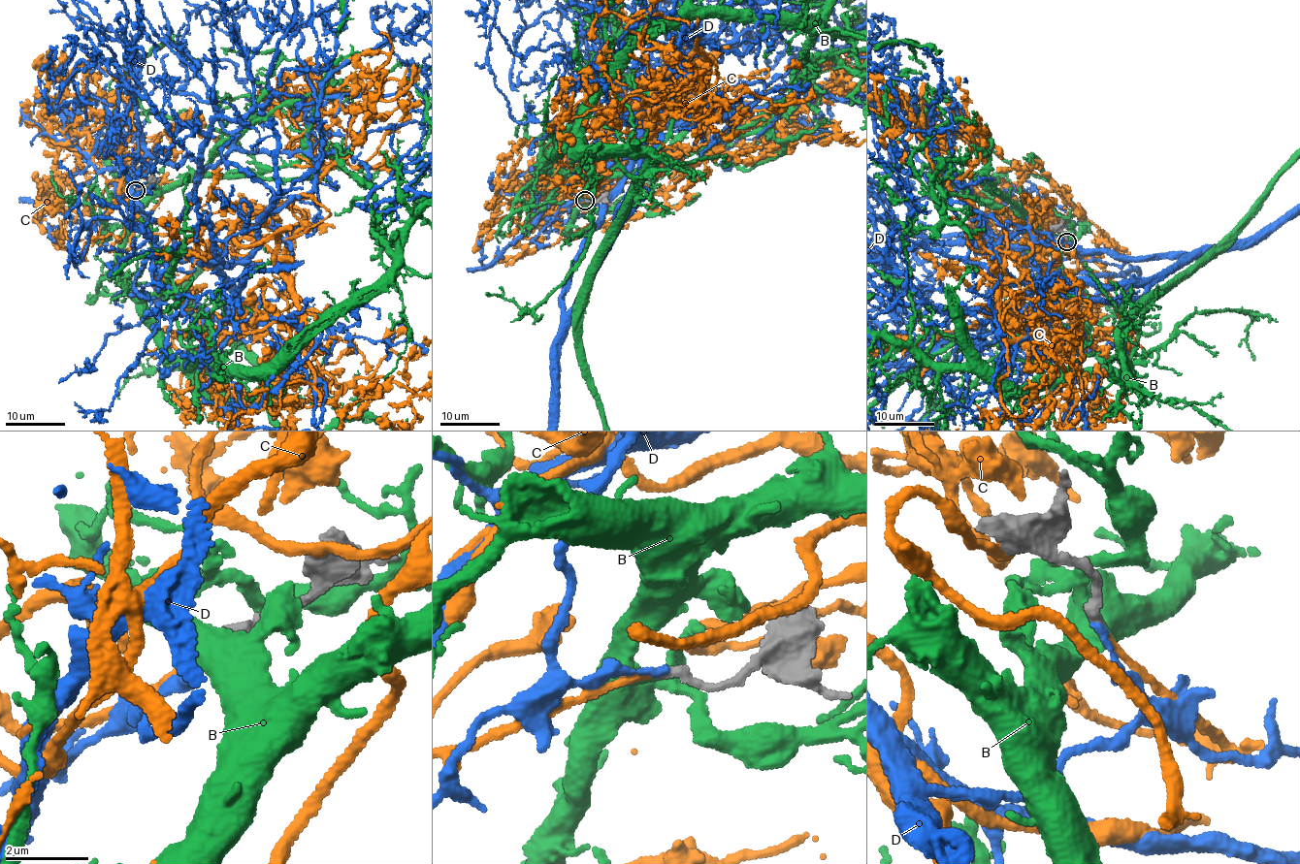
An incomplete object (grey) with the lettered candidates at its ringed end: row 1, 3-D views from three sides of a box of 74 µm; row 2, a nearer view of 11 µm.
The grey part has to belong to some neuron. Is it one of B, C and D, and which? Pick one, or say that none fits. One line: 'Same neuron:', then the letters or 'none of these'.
Same neuron: C

